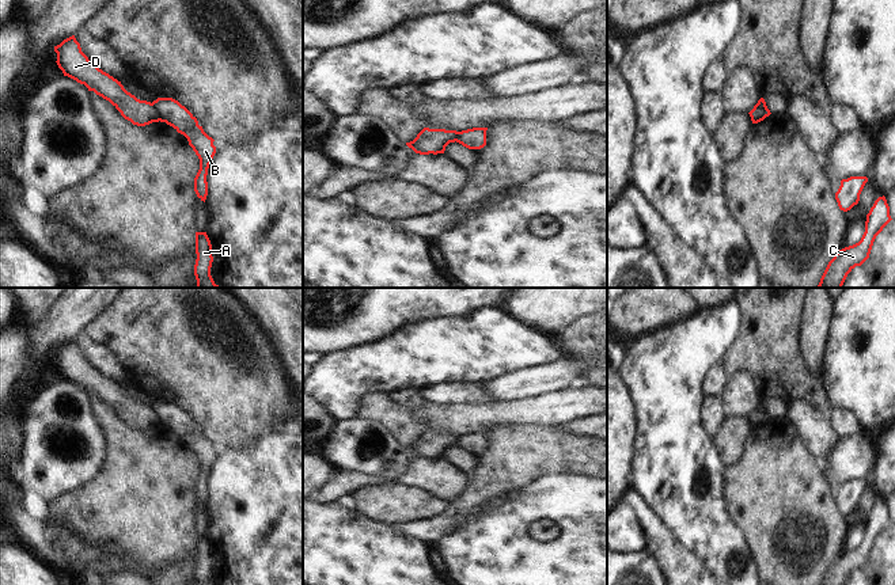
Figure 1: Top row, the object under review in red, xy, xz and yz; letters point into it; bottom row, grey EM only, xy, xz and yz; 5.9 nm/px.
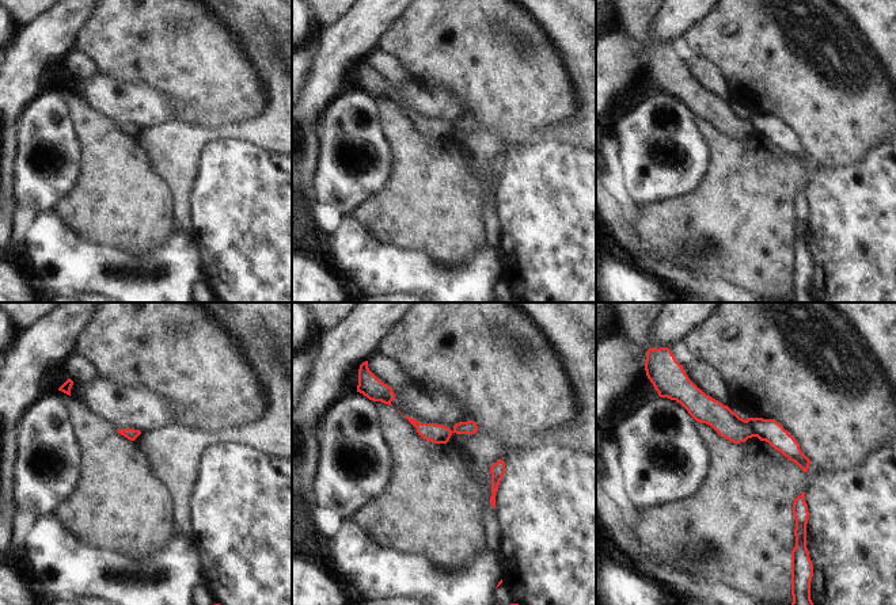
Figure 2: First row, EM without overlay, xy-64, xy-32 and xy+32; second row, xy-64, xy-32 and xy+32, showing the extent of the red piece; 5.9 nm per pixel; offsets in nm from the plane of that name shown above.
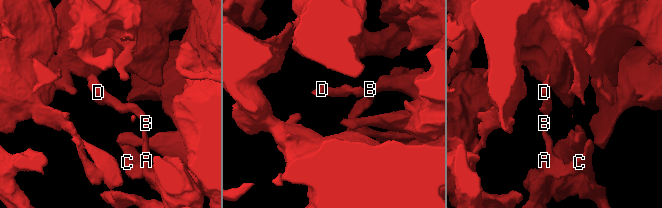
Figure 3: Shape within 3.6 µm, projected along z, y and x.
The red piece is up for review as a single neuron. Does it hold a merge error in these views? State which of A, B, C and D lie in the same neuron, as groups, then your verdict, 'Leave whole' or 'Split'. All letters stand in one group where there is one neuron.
Groups: A B C / D. Split.

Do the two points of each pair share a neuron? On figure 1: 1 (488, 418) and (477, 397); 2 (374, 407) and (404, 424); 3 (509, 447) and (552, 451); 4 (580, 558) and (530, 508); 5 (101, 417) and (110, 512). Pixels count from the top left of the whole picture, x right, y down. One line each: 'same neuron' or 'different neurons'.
1: different neurons
2: same neuron
3: same neuron
4: same neuron
5: same neuron

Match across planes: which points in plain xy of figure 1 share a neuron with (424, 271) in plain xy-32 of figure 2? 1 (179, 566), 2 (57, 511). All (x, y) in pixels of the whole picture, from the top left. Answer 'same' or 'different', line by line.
1: same
2: different

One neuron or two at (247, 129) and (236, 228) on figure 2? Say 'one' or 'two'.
two

